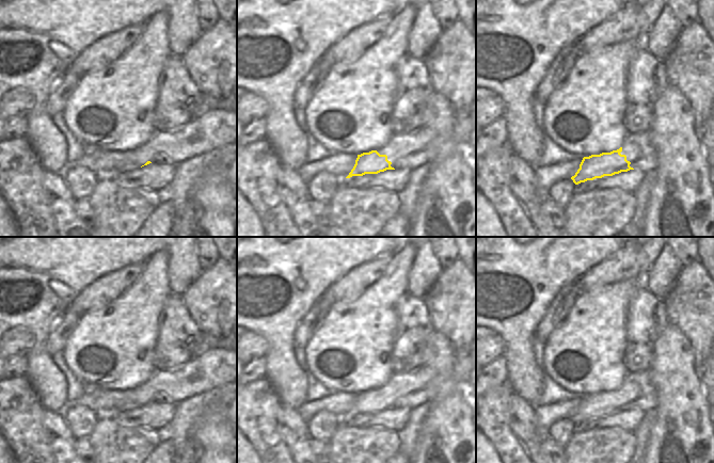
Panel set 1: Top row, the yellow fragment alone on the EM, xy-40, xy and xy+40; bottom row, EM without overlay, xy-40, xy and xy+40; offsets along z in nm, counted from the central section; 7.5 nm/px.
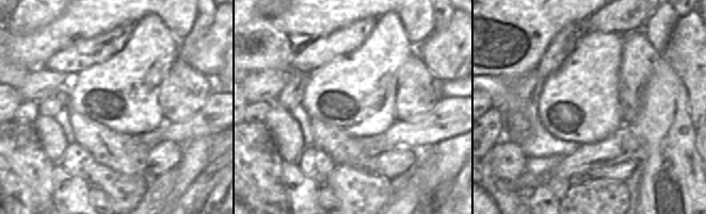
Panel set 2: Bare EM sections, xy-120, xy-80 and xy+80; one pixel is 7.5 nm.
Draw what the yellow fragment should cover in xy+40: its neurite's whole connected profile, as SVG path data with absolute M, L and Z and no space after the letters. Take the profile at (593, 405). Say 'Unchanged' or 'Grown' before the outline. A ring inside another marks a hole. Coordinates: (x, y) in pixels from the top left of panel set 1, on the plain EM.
Grown. M629 372L619 388L584 396L580 408L571 418L578 424L634 408L648 412L657 403L659 397L650 373Z

